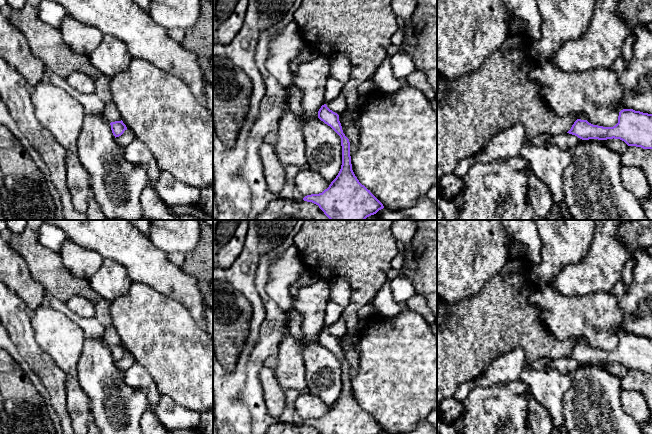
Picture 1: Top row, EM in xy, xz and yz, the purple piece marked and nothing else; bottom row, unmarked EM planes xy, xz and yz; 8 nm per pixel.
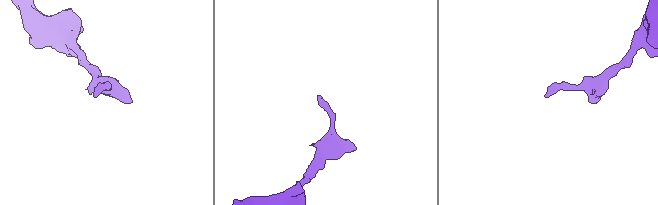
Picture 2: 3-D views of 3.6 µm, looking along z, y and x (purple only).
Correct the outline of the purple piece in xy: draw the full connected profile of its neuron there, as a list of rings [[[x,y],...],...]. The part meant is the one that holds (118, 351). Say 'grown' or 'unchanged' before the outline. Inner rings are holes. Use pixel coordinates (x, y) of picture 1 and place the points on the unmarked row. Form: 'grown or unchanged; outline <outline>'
unchanged; outline [[[122,344],[111,346],[110,349],[115,362],[121,360],[124,357],[124,355],[127,354],[127,351]]]

